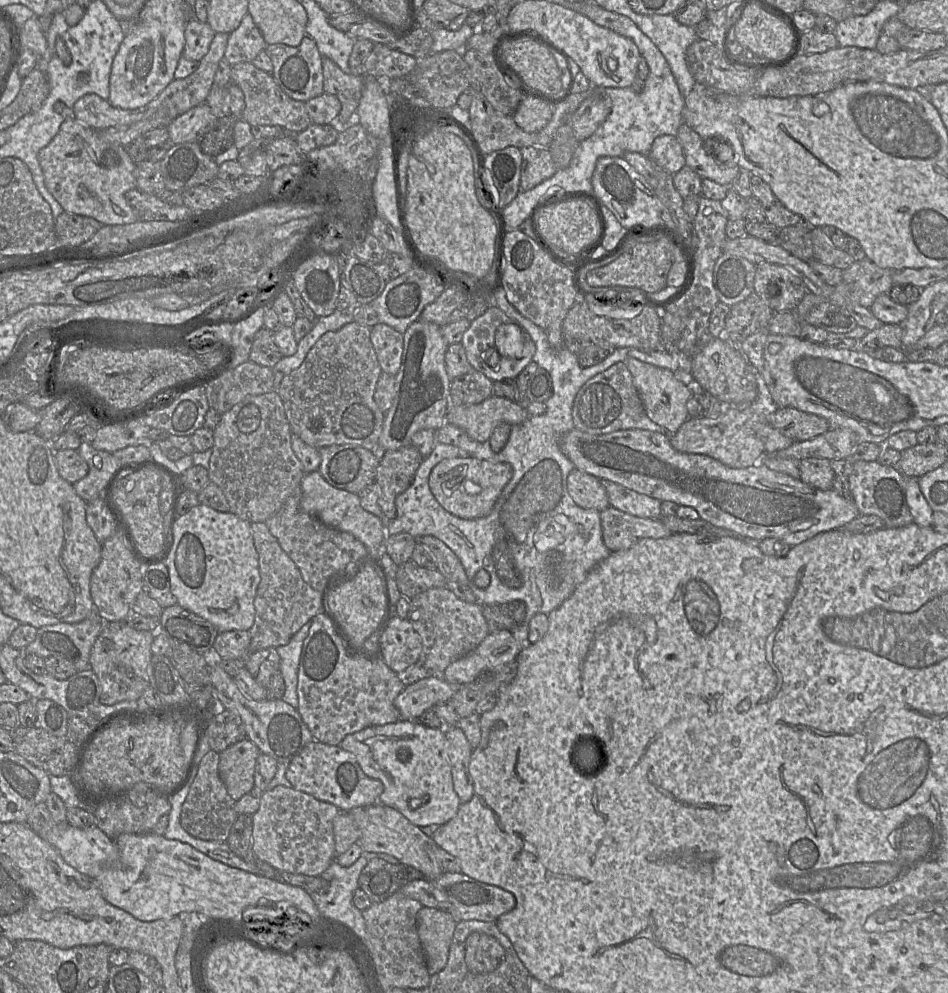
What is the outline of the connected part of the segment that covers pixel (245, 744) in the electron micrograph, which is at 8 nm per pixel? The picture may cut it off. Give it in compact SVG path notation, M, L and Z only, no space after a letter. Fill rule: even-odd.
M247 738L220 753L219 776L233 800L239 800L254 788L255 765L260 753Z

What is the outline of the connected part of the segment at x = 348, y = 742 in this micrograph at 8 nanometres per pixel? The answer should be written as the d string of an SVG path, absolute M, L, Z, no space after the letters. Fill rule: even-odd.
M416 720L366 727L345 736L339 747L352 753L364 774L383 784L377 803L394 808L417 827L443 825L460 805L446 754L445 728L429 728Z

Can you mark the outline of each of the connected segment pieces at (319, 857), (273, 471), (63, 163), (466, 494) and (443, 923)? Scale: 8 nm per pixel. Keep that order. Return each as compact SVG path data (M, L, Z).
M276 786L271 790L265 790L258 810L252 815L252 851L258 859L267 862L277 871L320 876L336 858L333 819L339 812L336 806L317 800L293 787Z
M278 391L246 396L221 414L213 431L209 481L223 491L230 506L229 512L250 523L265 523L299 490L305 476L292 449L292 432Z
M68 116L51 142L38 153L45 185L63 210L94 218L103 225L123 225L139 219L125 194L136 188L136 166L122 145L103 140L94 130Z
M467 455L438 463L430 473L429 487L439 504L451 514L466 519L480 518L492 511L512 475L508 463L492 463Z
M423 906L417 913L417 933L430 976L446 966L456 924L446 910Z

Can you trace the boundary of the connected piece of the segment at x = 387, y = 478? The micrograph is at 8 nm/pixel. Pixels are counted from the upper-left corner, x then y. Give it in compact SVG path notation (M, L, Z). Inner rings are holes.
M412 444L380 453L375 483L378 485L378 505L386 522L396 517L395 499L411 485L422 460Z

